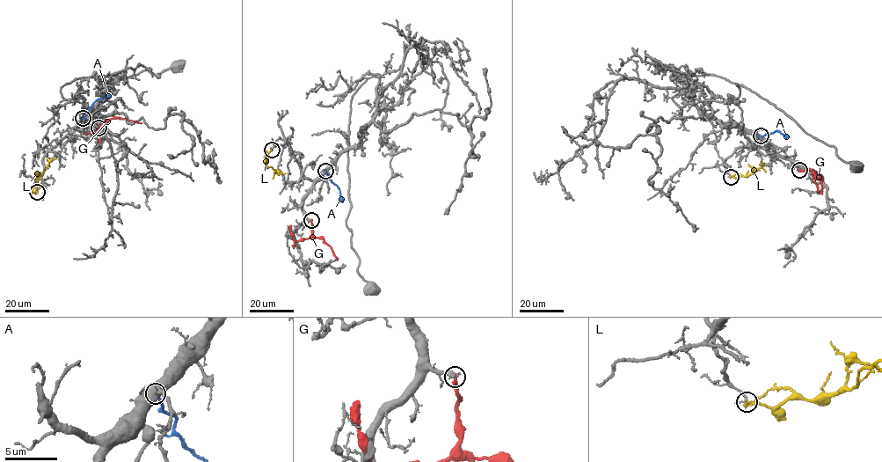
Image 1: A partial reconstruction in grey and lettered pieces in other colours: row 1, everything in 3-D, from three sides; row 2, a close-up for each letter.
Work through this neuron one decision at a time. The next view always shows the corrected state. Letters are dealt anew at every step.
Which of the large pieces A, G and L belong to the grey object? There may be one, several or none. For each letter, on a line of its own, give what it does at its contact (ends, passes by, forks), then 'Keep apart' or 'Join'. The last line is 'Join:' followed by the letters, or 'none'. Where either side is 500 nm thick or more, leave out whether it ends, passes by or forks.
A: Keep apart
G: It ends there. Keep apart
L: It ends there. Keep apart
Join: none

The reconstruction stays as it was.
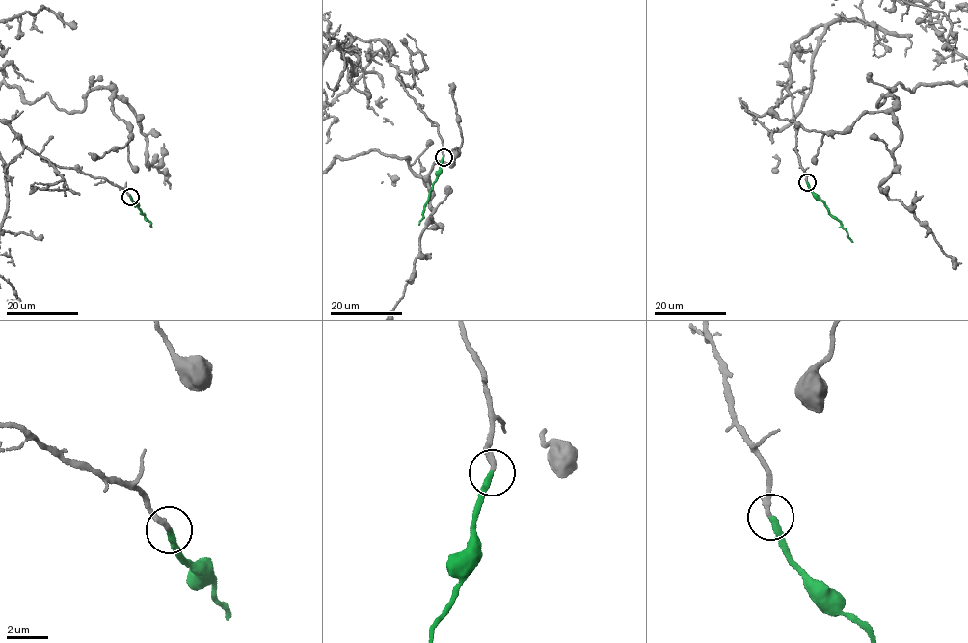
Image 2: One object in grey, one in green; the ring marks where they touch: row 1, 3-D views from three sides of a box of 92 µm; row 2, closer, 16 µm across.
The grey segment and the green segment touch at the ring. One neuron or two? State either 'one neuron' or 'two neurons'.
one neuron

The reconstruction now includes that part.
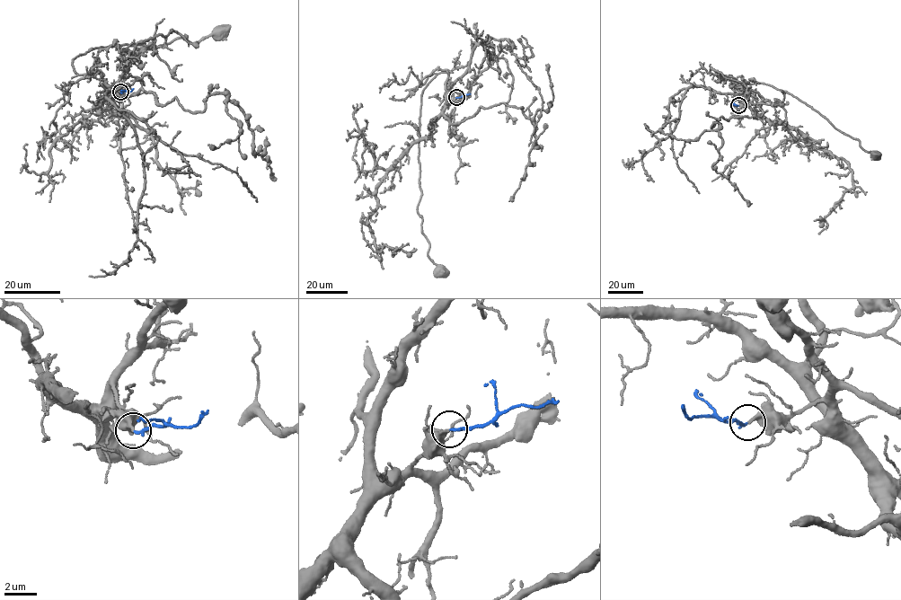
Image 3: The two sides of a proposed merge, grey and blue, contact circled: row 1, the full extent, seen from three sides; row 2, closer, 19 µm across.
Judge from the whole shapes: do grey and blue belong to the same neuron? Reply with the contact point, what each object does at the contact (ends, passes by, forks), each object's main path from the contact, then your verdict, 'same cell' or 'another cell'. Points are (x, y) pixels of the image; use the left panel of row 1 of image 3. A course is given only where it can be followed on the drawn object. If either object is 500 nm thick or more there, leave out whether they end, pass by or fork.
place (120, 92); grey ends; blue ends; course grey (120, 92), (93, 70), (79, 74), (73, 60), (101, 46), (148, 49), (181, 38), (193, 44), (221, 36); course blue (120, 92), (130, 92), (133, 89); same cell

